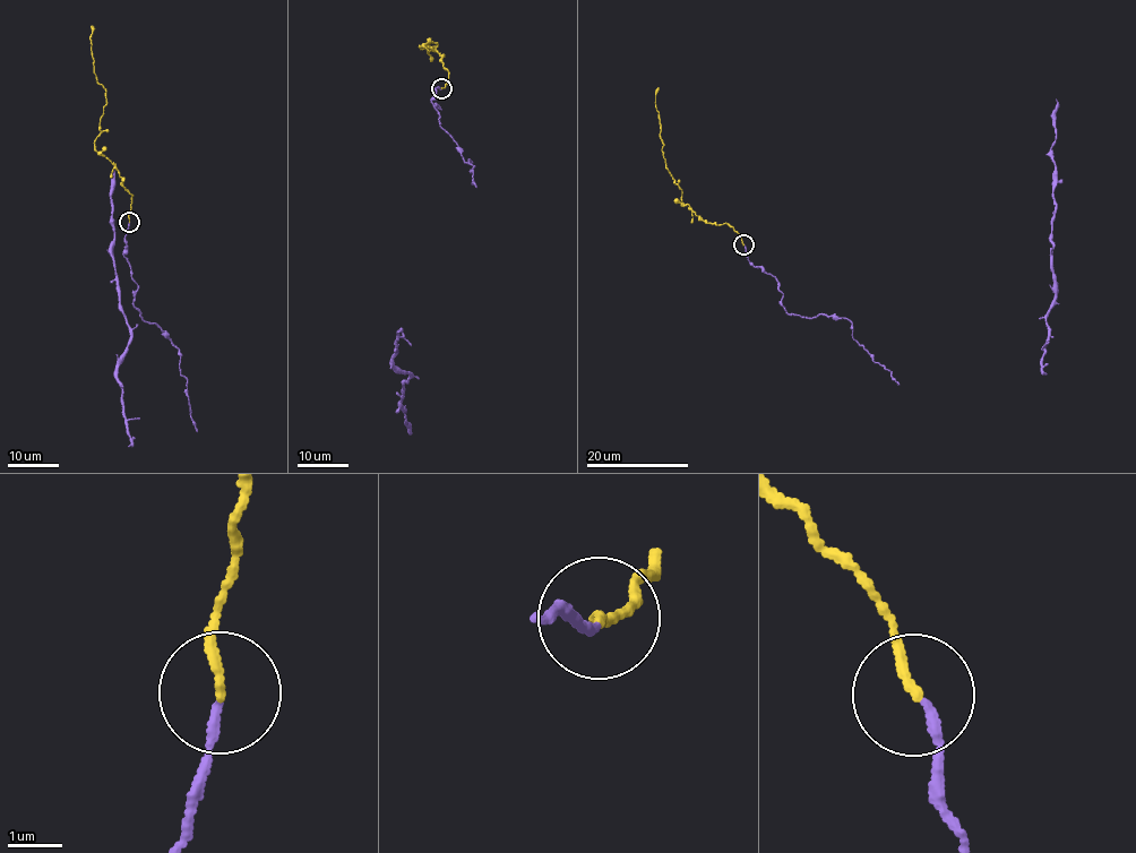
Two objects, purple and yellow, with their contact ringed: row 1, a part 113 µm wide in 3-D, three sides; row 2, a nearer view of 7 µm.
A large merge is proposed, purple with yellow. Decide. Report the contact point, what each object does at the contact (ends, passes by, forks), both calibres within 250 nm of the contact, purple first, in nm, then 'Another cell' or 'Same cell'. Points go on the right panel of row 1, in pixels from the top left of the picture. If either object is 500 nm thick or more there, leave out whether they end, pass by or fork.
Place: (743, 244). At the ring purple ends. At the ring yellow ends. Thickness 160 nm (purple) against 170 nm. Same cell

